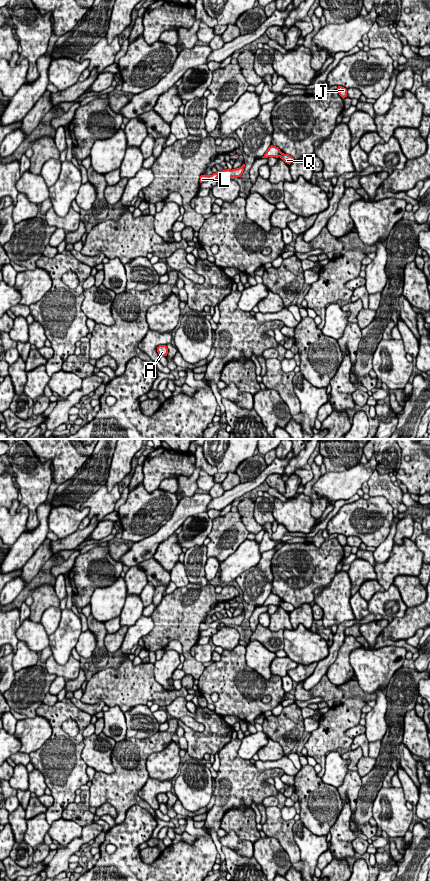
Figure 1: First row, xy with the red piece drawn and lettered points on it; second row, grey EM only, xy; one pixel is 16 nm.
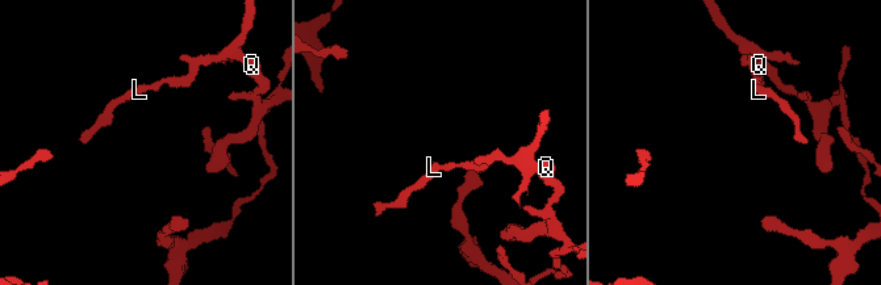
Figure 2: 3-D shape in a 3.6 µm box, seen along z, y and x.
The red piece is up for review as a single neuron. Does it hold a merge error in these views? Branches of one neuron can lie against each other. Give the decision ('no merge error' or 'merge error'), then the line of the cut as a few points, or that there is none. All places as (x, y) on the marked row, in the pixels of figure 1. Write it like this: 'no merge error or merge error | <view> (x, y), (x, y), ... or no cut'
merge error | xy (281, 152), (279, 156)

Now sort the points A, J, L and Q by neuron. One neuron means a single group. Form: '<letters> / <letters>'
A Q / J L

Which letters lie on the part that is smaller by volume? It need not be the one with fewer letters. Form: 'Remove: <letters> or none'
Remove: J, L

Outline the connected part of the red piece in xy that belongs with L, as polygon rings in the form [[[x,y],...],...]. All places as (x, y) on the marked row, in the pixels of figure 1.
[[[243,164],[241,167],[230,170],[229,168],[222,171],[217,171],[216,173],[213,173],[212,175],[201,175],[200,176],[200,183],[207,182],[208,180],[216,181],[217,178],[220,175],[224,175],[225,178],[232,178],[232,177],[241,177],[241,175],[244,172],[245,164]]]

